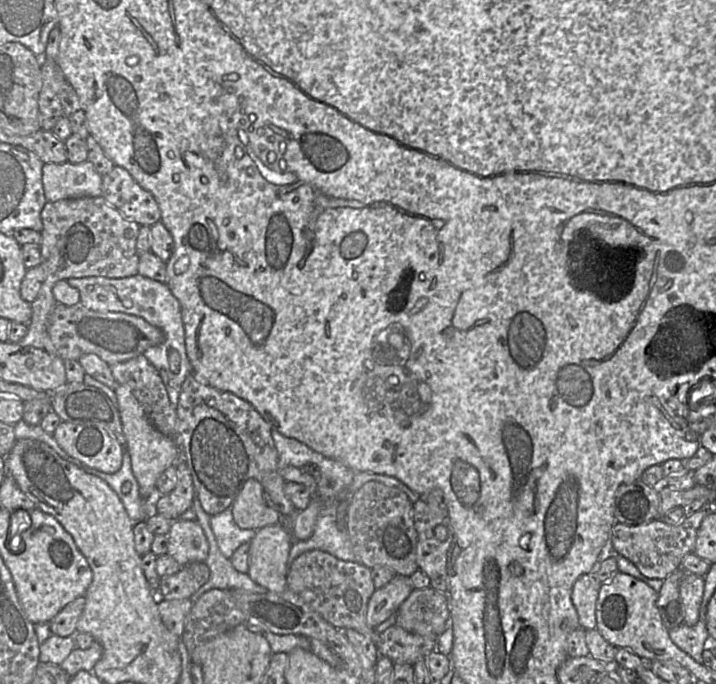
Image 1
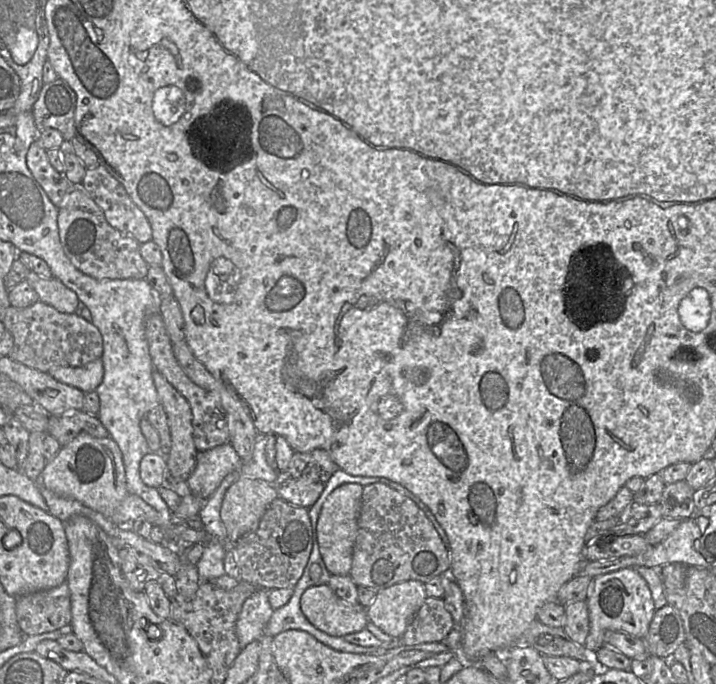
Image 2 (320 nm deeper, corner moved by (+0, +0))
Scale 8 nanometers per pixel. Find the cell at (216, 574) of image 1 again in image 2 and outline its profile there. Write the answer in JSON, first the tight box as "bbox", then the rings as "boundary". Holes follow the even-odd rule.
{"bbox":[236,588,274,650],"boundary":[[[258,588],[243,604],[236,623],[241,650],[264,633],[274,610],[269,603],[268,591]]]}

